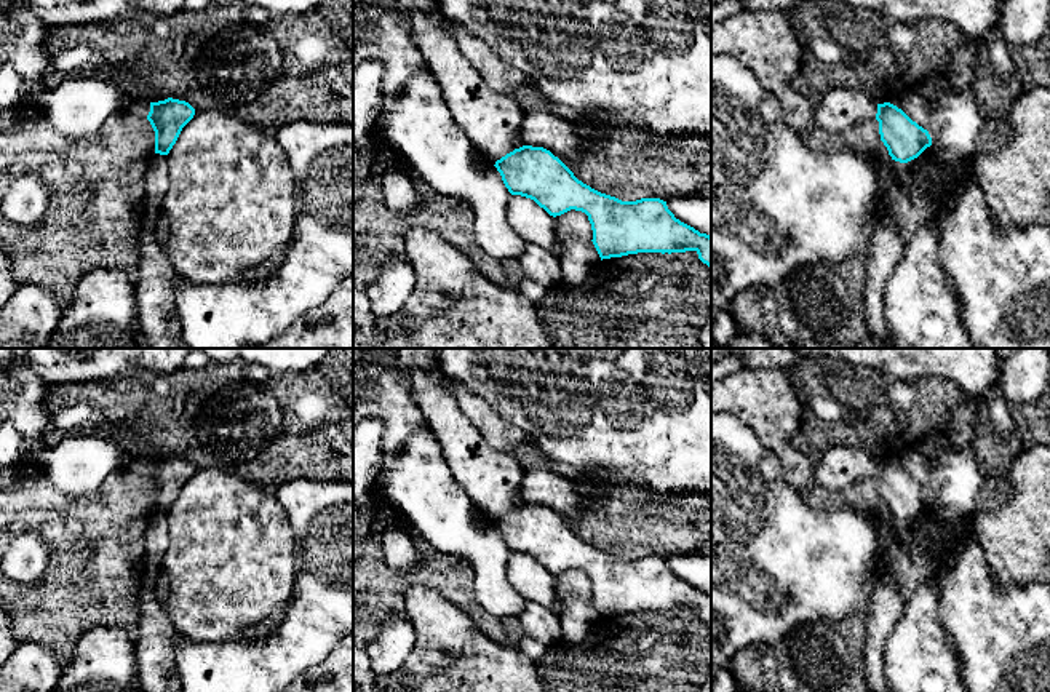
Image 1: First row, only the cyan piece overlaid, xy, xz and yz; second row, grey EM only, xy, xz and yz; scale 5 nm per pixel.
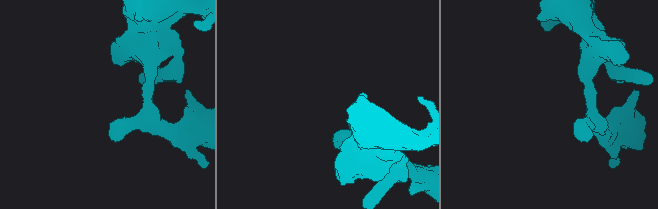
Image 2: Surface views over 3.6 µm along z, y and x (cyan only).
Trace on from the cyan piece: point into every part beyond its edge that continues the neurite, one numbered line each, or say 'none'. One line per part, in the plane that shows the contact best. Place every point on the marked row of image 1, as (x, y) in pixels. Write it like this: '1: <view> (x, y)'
1: xz (491, 120)

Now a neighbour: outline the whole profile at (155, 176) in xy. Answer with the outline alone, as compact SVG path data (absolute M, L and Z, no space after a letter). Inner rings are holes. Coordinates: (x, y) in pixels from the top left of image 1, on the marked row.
M153 153L145 171L145 200L142 229L152 227L168 193L168 155Z

